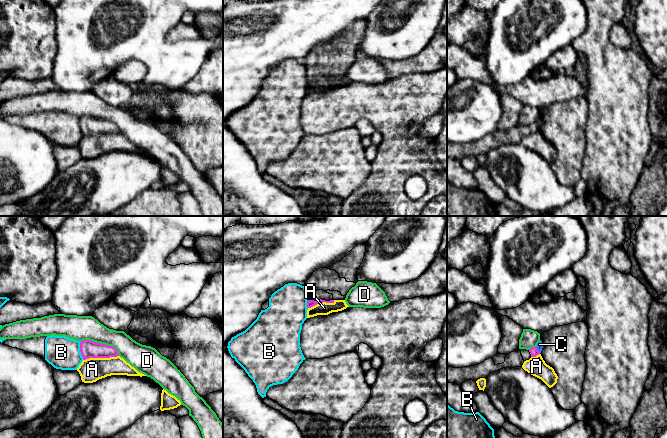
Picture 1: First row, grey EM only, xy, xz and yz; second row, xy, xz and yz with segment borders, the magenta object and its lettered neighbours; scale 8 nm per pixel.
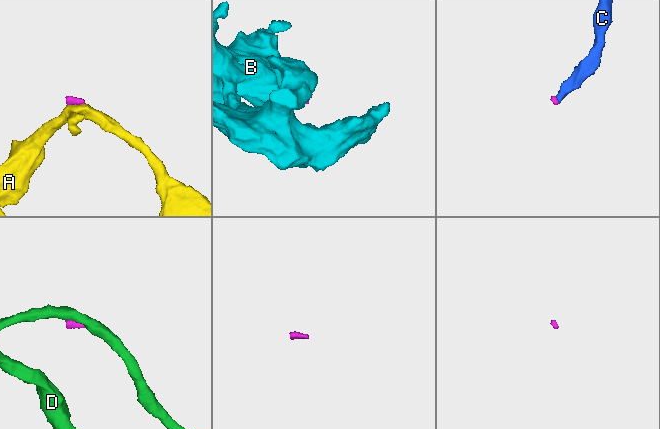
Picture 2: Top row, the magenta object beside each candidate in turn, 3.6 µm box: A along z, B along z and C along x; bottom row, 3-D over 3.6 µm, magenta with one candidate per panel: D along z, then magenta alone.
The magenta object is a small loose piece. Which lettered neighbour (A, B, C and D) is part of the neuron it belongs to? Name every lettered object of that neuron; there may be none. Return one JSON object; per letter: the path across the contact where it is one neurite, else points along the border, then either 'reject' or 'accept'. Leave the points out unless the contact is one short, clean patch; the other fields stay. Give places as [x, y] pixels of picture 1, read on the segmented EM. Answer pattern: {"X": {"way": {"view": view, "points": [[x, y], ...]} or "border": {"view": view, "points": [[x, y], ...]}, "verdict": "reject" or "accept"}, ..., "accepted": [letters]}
{"A": {"border": {"view": "xy", "points": [[118, 355], [86, 358], [84, 360]]}, "verdict": "reject"}, "B": {"border": {"view": "xy", "points": [[79, 342], [79, 351], [84, 359]]}, "verdict": "reject"}, "C": {"way": {"view": "yz", "points": [[534, 352], [536, 349], [539, 346]]}, "verdict": "accept"}, "D": {"border": {"view": "xy", "points": [[80, 341], [92, 340], [112, 345], [119, 355]]}, "verdict": "reject"}, "accepted": ["C"]}

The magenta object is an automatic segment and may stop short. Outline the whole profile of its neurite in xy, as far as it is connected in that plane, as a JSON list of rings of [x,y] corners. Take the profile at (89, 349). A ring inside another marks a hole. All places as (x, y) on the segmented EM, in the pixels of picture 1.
[[[90,340],[80,342],[80,352],[84,360],[89,358],[110,358],[119,356],[118,350],[115,347]]]

